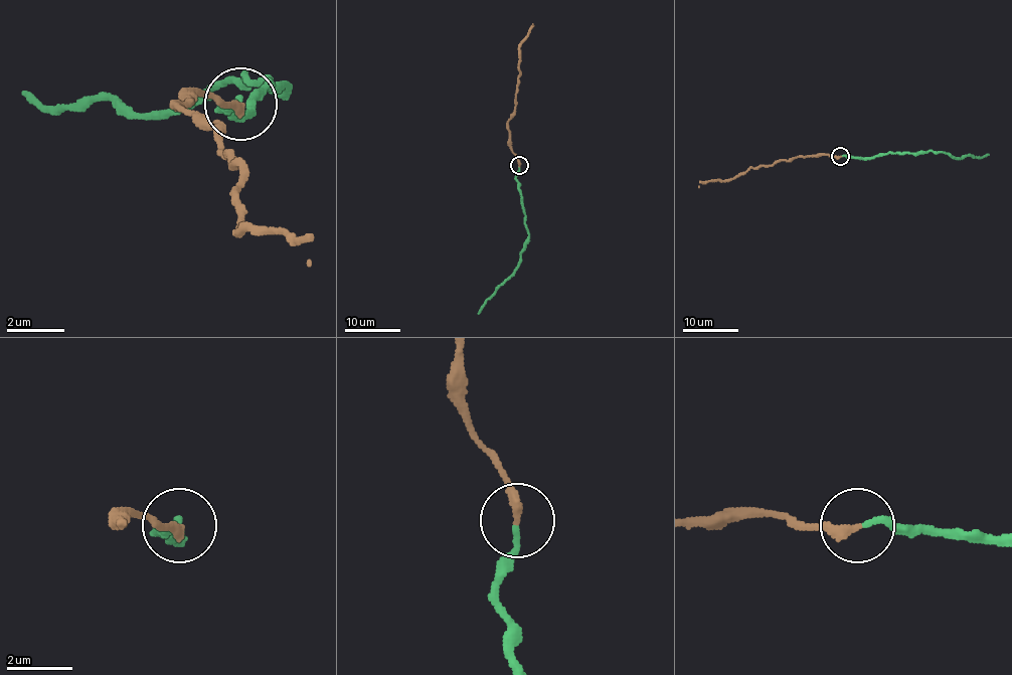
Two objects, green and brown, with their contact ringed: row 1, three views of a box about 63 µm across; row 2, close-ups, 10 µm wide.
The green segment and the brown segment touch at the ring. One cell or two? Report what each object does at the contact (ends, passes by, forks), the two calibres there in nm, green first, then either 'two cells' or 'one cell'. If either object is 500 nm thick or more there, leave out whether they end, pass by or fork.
green ends | brown ends | 170/280 nm | one cell

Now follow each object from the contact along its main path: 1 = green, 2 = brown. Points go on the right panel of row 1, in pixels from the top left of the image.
1: (841, 156), (874, 158), (889, 152), (930, 151), (945, 152), (956, 158), (989, 154)
2: (841, 156), (795, 156), (748, 169), (731, 178), (701, 181), (698, 187)

